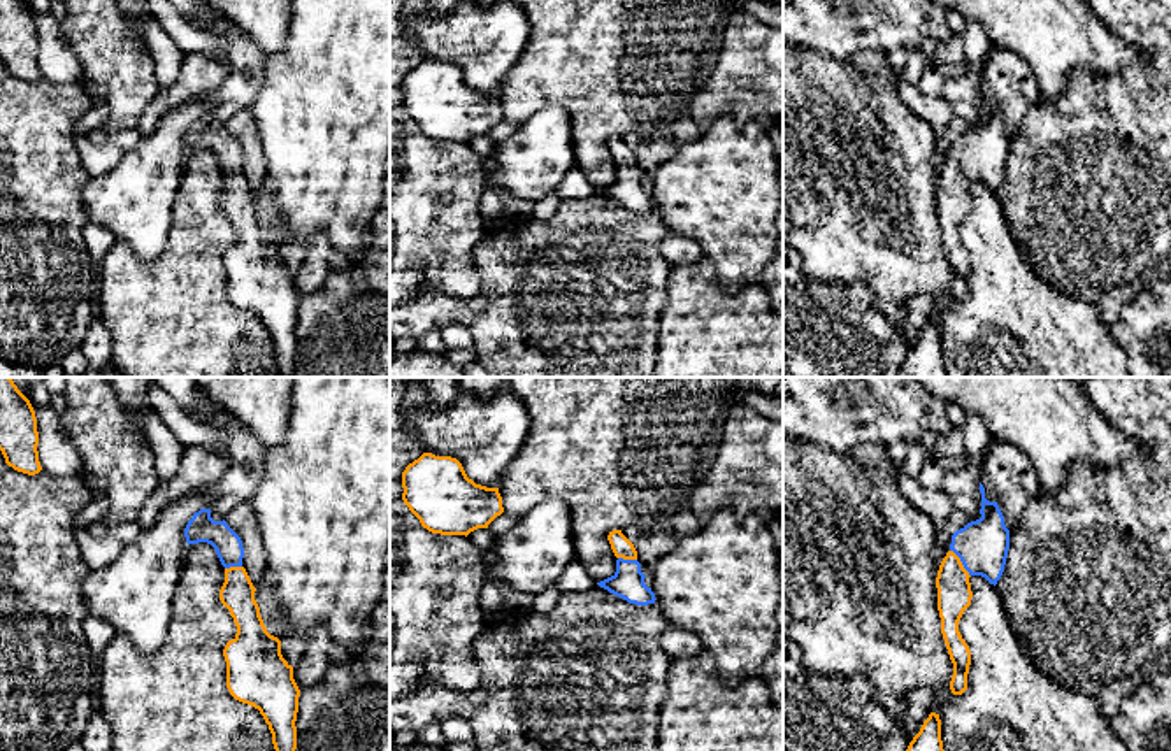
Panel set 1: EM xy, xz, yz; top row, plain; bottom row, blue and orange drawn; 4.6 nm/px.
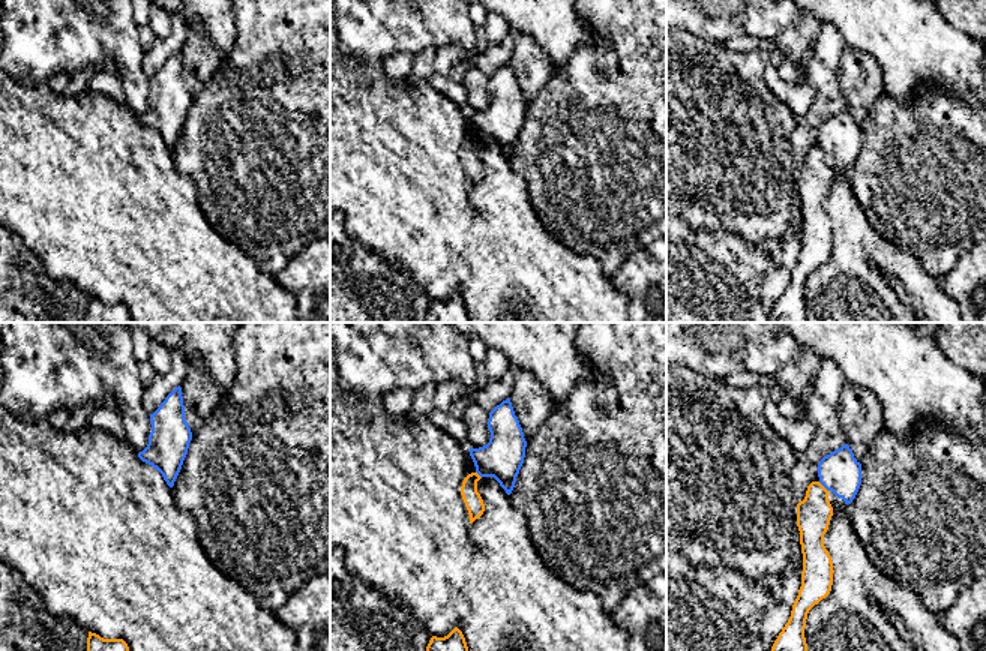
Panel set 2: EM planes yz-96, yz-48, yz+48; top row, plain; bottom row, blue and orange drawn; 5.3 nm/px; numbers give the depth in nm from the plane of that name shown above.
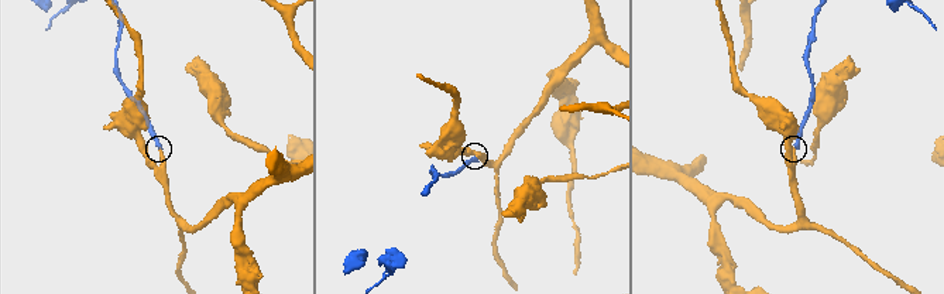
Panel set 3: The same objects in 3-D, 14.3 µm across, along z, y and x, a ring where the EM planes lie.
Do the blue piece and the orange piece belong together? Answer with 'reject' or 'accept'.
accept

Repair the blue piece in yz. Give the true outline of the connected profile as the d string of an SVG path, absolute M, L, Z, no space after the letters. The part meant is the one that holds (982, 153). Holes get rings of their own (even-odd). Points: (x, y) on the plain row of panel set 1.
M980 89L981 125L967 130L952 142L950 158L943 165L938 184L938 218L941 225L941 240L953 270L950 297L962 302L967 297L967 281L971 258L959 239L959 228L971 212L971 182L981 182L990 191L997 191L1004 179L1009 137L997 109L985 105L985 95Z

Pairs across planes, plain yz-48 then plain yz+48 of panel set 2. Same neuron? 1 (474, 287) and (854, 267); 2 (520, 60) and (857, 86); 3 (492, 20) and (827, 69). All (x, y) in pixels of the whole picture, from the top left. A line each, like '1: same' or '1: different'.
1: same
2: same
3: same

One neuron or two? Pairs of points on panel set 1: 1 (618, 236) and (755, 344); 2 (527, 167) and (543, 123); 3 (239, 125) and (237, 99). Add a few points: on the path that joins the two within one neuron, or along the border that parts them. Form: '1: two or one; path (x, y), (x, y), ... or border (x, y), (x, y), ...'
1: two; border (673, 267), (668, 278), (668, 302), (659, 316)
2: one; path (536, 157), (543, 144), (543, 134)
3: two; border (248, 107), (230, 118)

